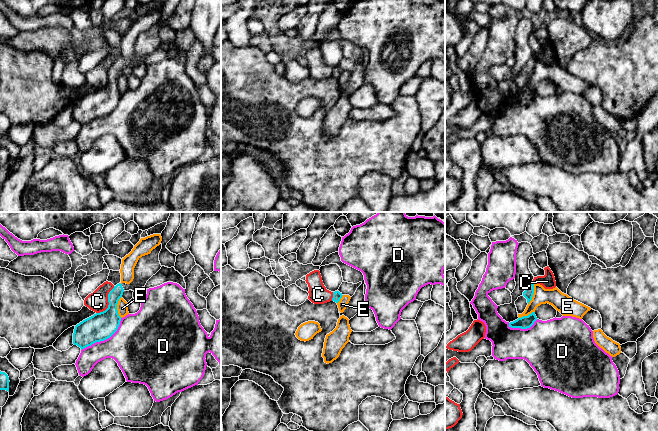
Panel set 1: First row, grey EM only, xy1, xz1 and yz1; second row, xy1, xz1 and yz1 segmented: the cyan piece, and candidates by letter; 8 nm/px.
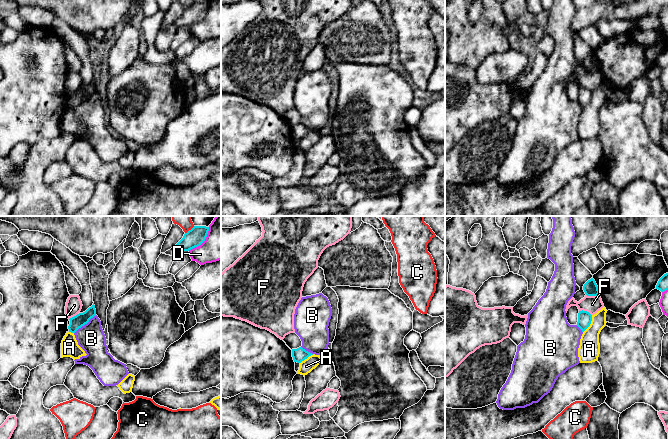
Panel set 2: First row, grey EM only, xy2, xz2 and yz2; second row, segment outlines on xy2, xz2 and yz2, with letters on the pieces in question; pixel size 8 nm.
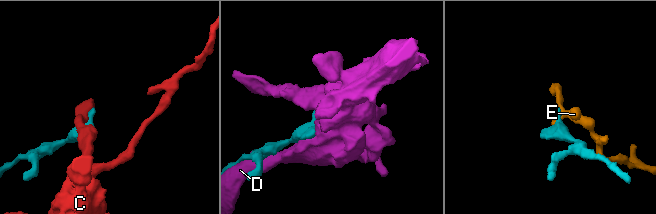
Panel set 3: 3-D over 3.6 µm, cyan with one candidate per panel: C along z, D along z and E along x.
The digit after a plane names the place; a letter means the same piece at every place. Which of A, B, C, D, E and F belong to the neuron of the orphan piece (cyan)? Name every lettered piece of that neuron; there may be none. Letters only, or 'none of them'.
none of them

